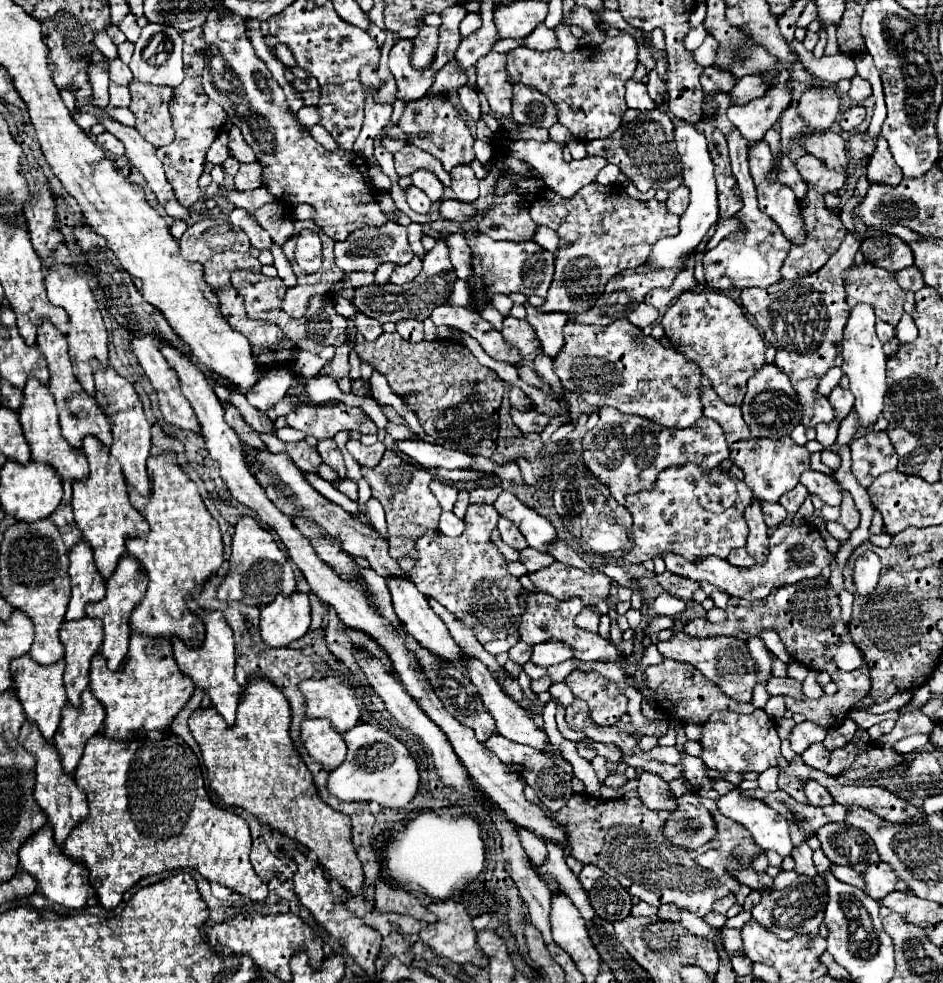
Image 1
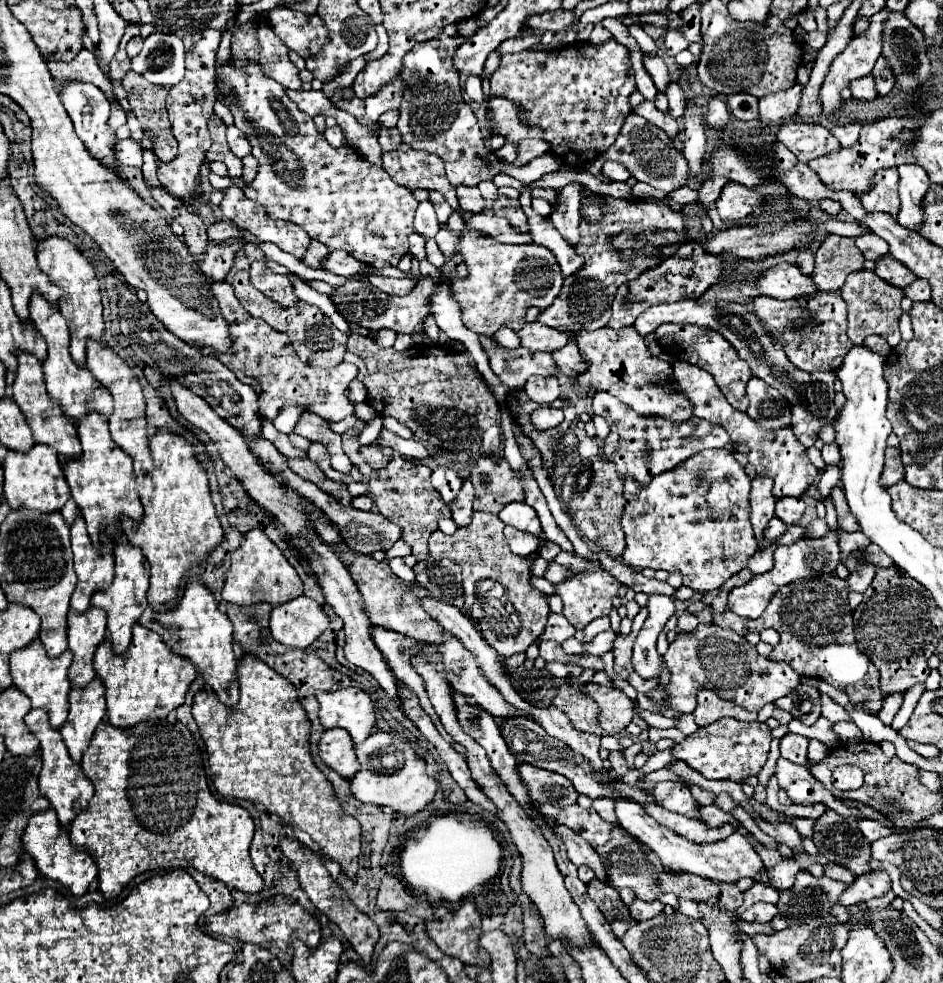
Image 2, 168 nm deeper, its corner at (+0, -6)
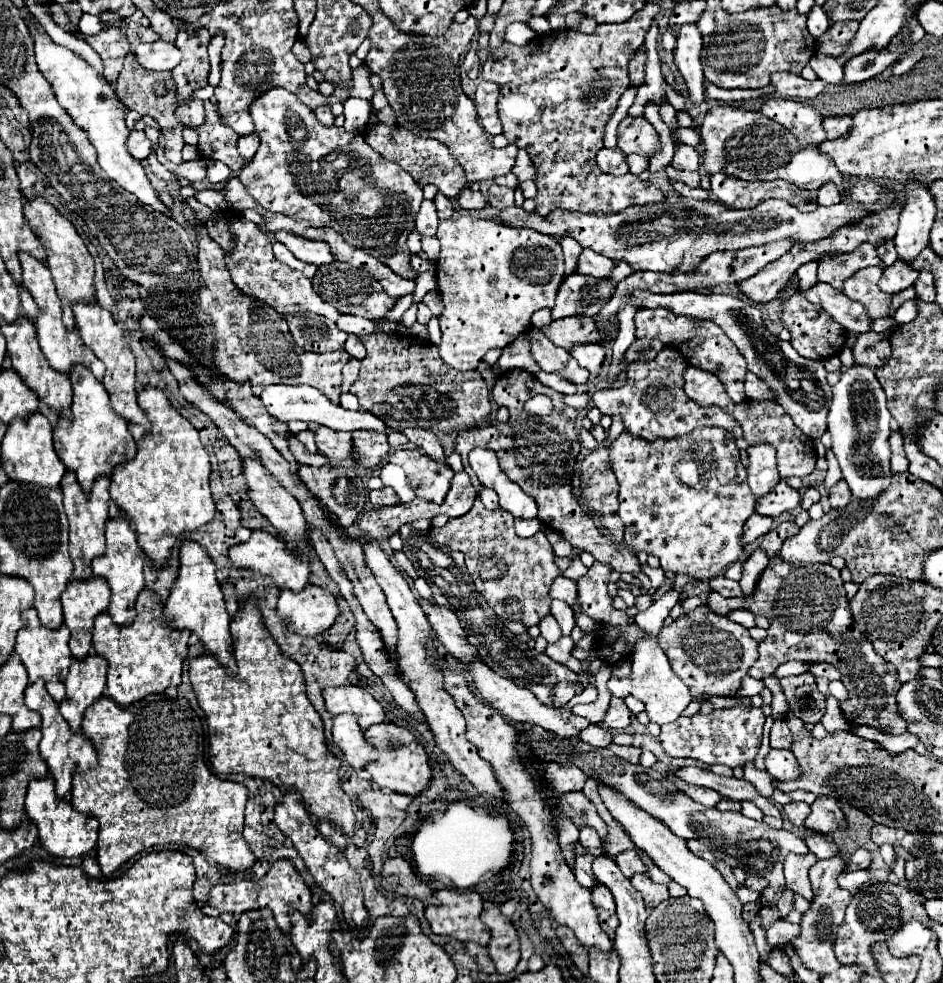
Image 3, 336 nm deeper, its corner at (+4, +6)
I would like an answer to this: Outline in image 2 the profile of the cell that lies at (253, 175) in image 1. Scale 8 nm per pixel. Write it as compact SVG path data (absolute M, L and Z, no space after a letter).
M250 154L250 156L246 156L244 160L244 174L242 174L242 182L244 184L250 184L252 180L254 180L254 176L258 174L258 162L256 162L256 158Z

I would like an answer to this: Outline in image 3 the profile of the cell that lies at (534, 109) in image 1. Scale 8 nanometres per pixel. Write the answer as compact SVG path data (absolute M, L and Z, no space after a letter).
M482 80L478 84L478 90L476 90L476 110L478 110L478 116L482 120L482 126L488 134L502 134L502 124L500 124L500 118L498 118L498 110L496 110L496 102L498 102L498 94L500 94L500 88L492 82L486 82Z

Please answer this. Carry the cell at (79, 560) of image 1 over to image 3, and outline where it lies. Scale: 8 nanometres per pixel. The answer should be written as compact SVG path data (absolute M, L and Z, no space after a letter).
M70 470L64 474L64 478L60 482L60 490L64 494L66 516L70 520L68 552L74 562L74 578L78 578L78 580L88 580L92 576L90 564L96 556L100 556L104 552L104 524L109 518L108 484L110 484L110 478L98 478L98 482L94 482L94 486L92 486L92 492L86 494L82 490L82 486L78 486L78 480L74 478L74 474L70 474Z

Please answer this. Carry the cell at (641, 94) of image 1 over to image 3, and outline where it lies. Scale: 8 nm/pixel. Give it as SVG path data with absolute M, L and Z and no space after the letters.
M678 128L676 134L680 136L682 142L686 142L686 144L690 144L690 146L702 144L702 136L700 136L696 130L692 130L692 128Z

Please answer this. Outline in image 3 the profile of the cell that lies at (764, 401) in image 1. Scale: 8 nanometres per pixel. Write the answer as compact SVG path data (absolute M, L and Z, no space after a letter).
M748 372L746 374L746 396L750 400L774 400L774 394L770 392L770 388L766 386L766 382L762 382L756 374Z

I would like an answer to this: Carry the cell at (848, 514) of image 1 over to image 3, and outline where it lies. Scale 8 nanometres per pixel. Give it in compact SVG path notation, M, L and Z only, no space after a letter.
M840 480L832 490L830 490L830 506L832 508L836 508L836 510L840 510L840 508L844 508L850 500L852 500L852 494L850 494L850 488L846 486L846 482L844 480Z

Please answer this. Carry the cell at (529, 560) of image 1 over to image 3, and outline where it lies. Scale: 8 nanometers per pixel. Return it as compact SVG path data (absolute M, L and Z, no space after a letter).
M574 550L574 554L576 554L576 558L574 558L574 562L570 564L570 568L566 570L566 572L562 572L562 576L566 576L566 578L570 578L570 580L578 580L578 578L582 578L582 574L586 574L586 566L580 562L580 550Z

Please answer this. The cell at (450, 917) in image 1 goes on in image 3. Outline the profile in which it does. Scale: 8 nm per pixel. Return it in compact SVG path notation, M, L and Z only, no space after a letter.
M438 890L436 898L438 904L428 904L424 912L434 934L452 936L460 942L478 942L482 946L488 944L490 932L480 920L482 898L478 892Z

